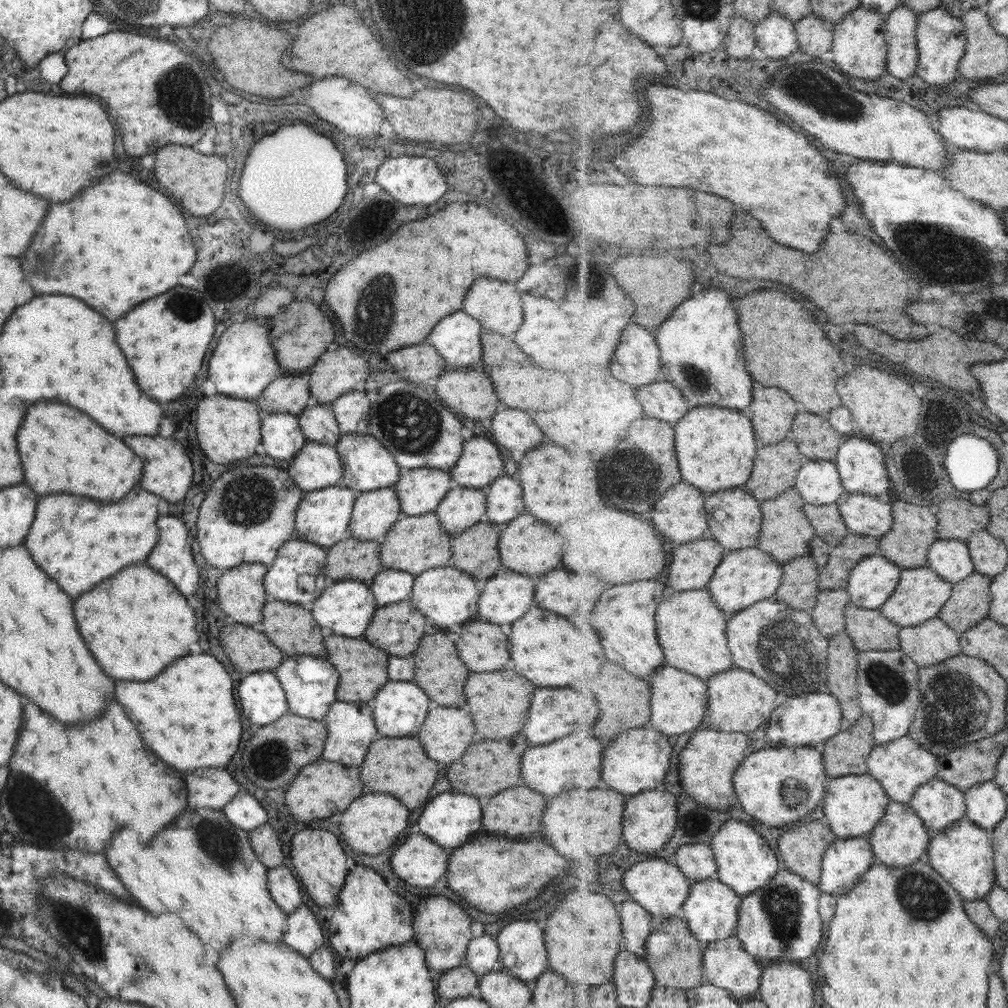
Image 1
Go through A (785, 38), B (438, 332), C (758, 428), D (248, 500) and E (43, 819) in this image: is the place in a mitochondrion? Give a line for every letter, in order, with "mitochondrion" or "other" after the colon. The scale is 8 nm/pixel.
A: other
B: other
C: other
D: mitochondrion
E: mitochondrion

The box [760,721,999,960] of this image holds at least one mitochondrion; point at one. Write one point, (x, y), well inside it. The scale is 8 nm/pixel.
(915, 888)

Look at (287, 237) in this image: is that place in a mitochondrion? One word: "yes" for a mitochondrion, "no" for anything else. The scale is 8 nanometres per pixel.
no

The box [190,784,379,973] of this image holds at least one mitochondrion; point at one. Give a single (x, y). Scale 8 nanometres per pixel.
(216, 840)

